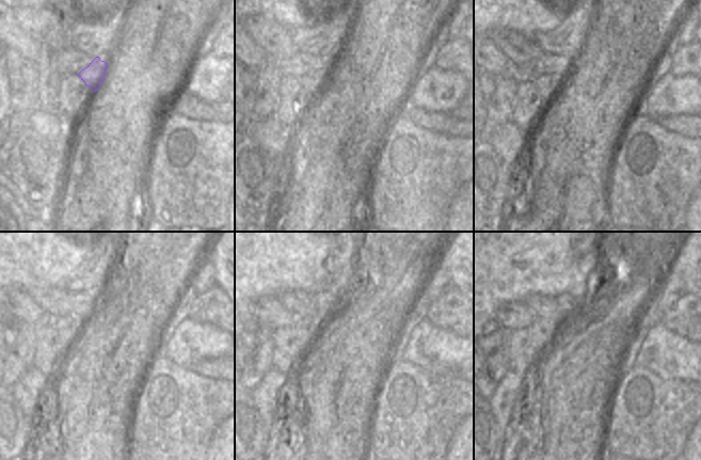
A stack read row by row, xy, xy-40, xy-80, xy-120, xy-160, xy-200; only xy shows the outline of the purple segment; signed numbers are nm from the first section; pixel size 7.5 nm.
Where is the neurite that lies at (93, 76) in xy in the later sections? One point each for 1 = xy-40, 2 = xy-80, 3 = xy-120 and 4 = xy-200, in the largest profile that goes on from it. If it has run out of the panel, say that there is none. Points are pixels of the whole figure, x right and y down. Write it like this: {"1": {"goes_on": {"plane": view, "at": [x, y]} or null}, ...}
{"1": {"goes_on": {"plane": "xy-40", "at": [308, 81]}}, "2": {"goes_on": {"plane": "xy-80", "at": [547, 84]}}, "3": {"goes_on": {"plane": "xy-120", "at": [67, 328]}}, "4": {"goes_on": {"plane": "xy-200", "at": [541, 332]}}}

